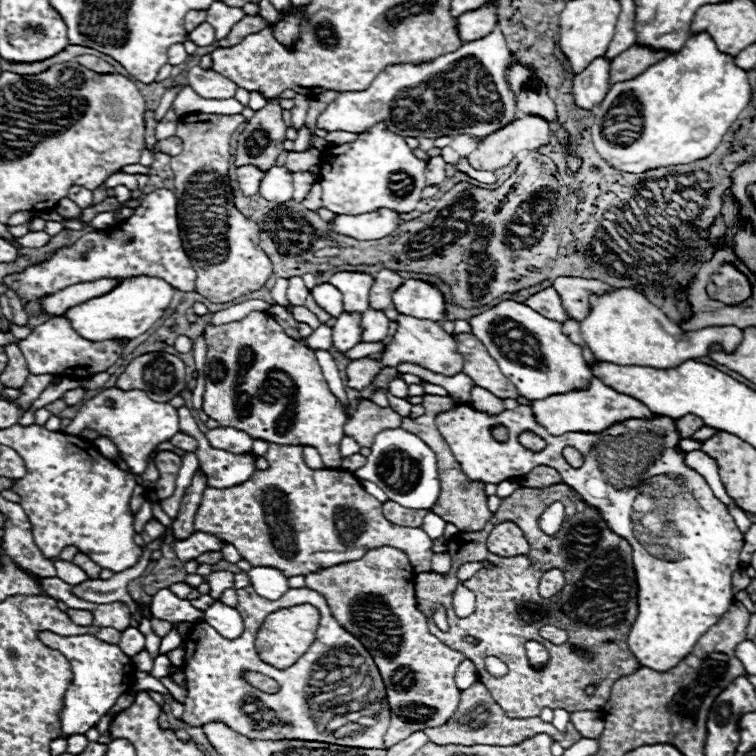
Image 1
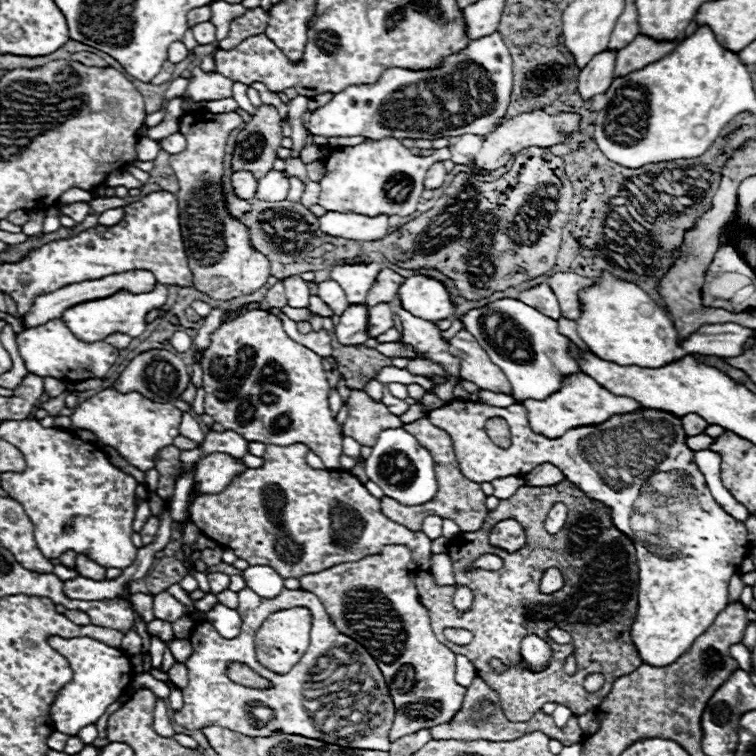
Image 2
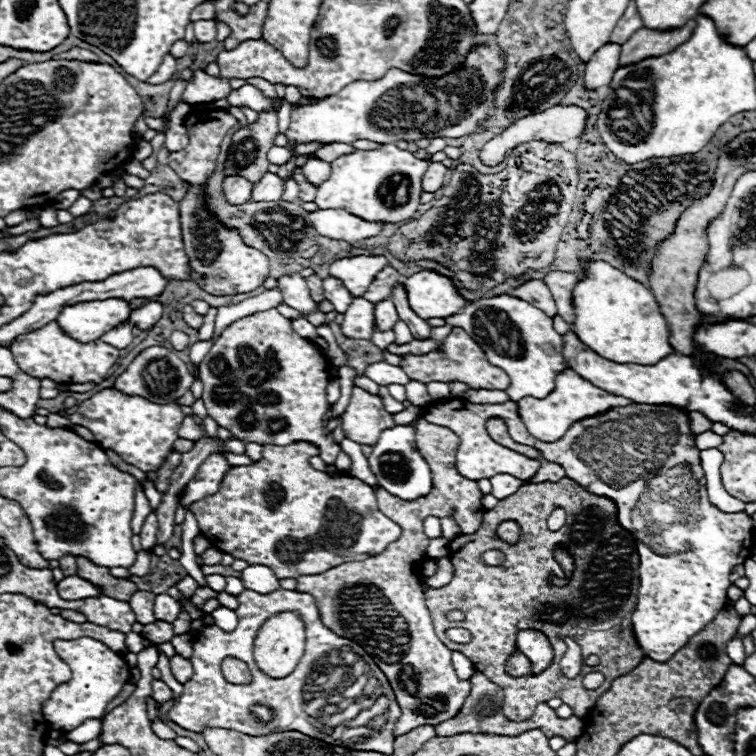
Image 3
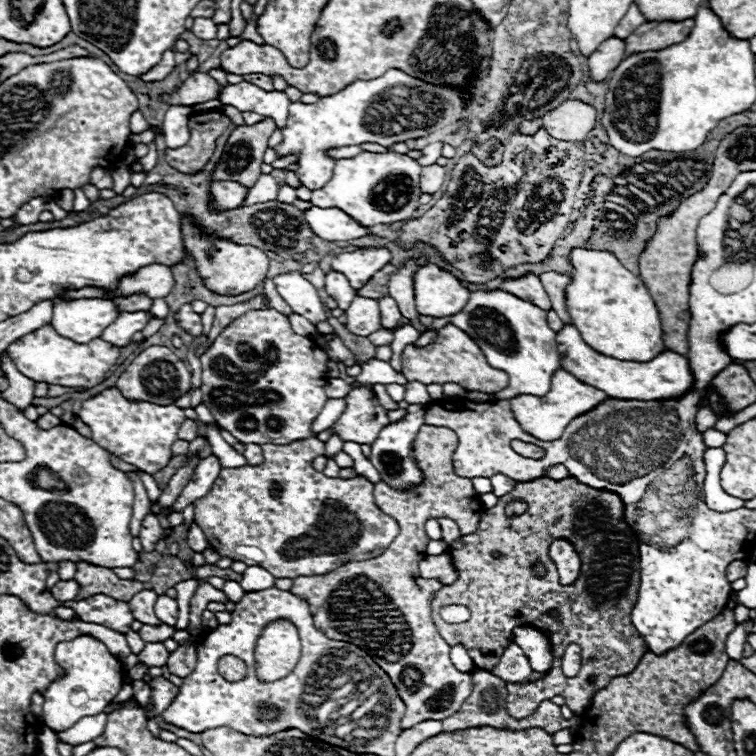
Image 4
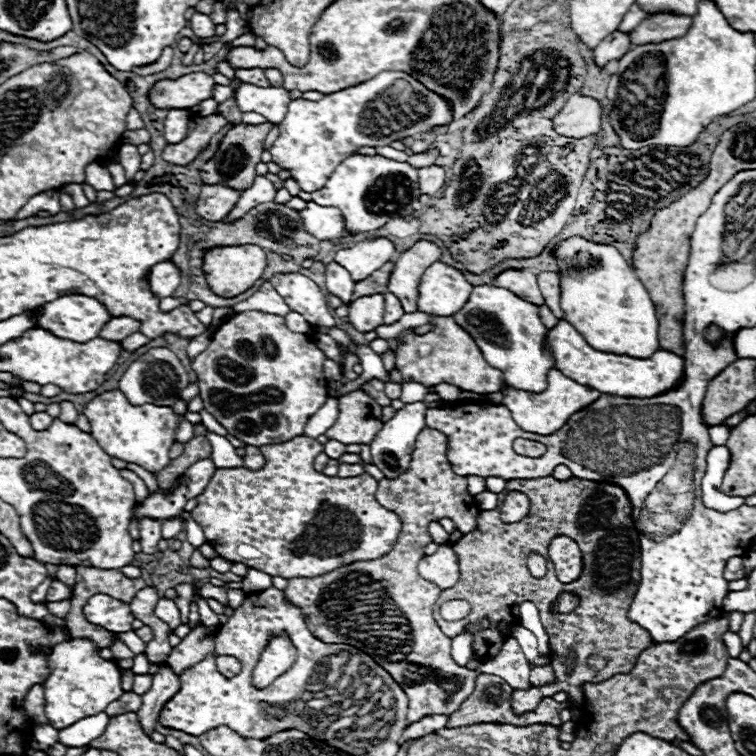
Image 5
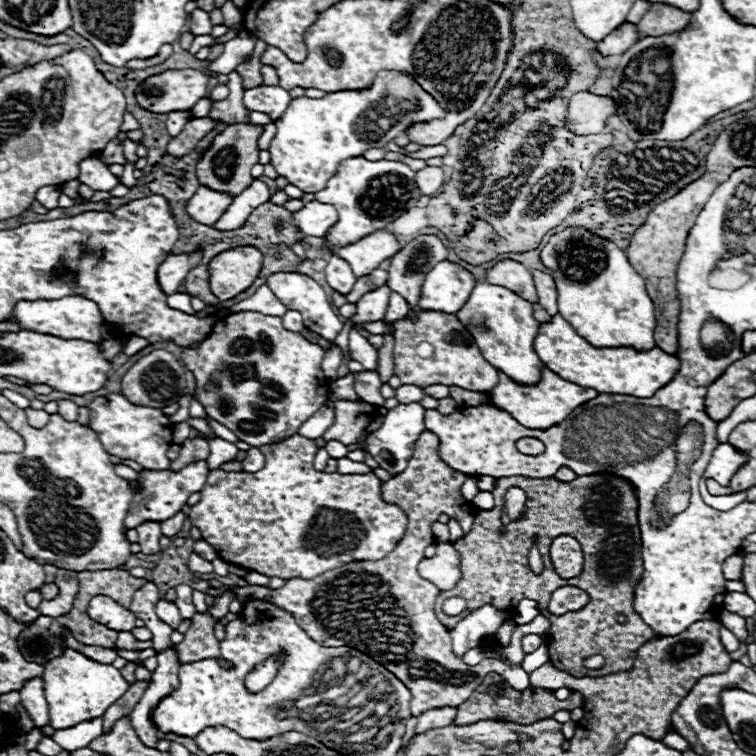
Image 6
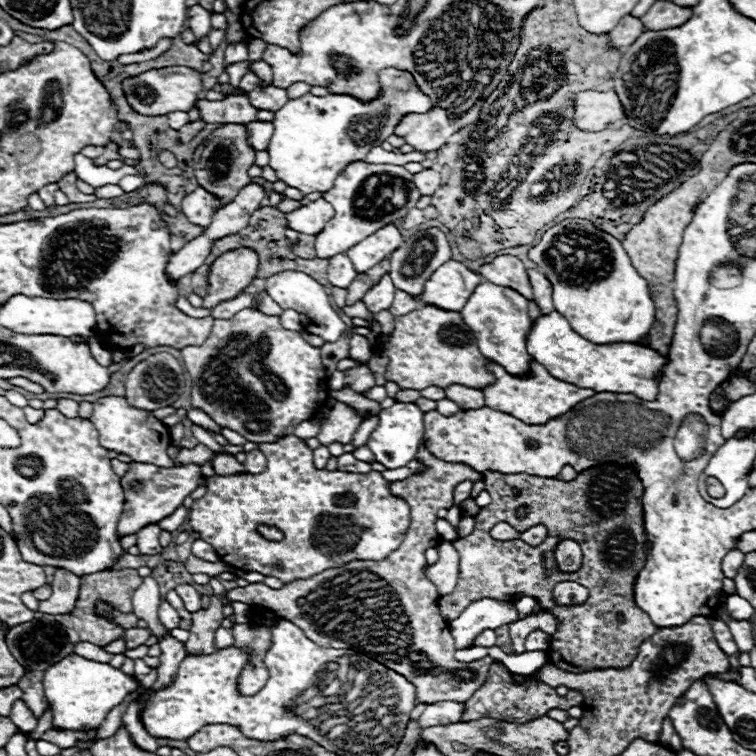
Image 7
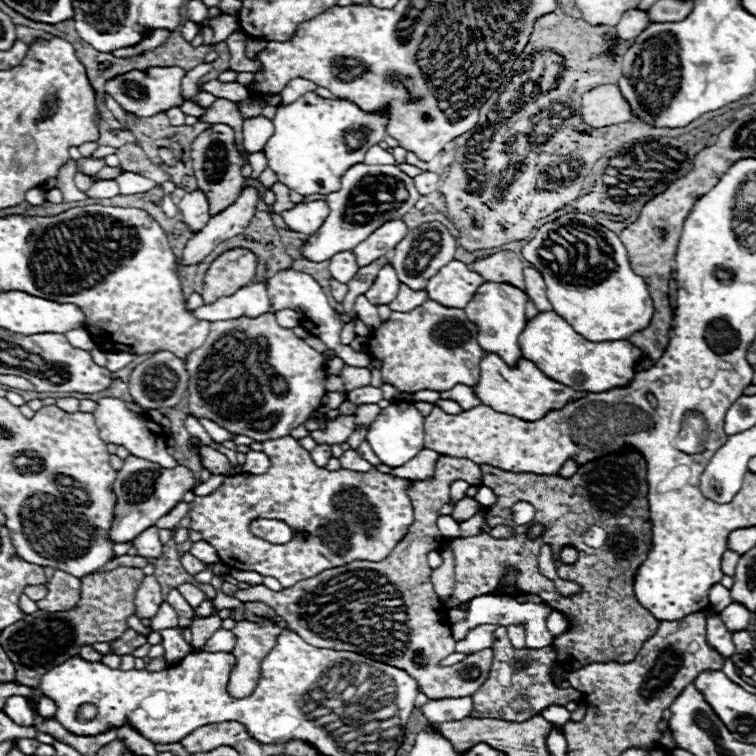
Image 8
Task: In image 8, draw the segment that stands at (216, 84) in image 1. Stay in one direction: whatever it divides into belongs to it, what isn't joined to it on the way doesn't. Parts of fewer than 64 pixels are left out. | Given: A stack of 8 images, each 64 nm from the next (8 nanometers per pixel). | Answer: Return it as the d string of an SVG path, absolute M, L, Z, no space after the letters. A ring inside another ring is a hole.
M172 66L172 68L148 68L144 72L134 70L134 76L130 82L106 82L106 92L110 96L116 94L118 104L126 110L132 112L136 116L156 116L160 112L166 112L170 108L180 108L186 100L182 98L182 78L184 78L186 70Z

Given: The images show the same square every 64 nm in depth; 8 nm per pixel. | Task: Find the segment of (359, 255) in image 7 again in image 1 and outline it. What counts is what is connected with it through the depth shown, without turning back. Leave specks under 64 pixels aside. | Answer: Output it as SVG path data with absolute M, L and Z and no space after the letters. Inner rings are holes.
M336 272L330 278L330 284L334 284L342 292L342 304L344 312L366 312L370 308L368 304L368 294L372 288L374 278L370 274L360 274L360 272Z

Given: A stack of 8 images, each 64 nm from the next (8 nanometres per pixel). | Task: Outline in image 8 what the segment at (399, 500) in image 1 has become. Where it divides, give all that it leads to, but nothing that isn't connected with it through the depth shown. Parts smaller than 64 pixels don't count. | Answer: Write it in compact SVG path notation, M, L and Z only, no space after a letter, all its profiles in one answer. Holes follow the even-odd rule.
M410 402L390 404L370 424L366 440L382 464L386 464L390 468L398 468L398 466L406 464L408 460L412 460L424 448L424 416Z

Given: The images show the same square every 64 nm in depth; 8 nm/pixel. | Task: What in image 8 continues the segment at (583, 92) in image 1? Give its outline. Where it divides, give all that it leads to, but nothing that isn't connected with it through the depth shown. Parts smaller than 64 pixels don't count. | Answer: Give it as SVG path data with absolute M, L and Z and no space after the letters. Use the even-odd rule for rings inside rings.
M628 10L624 12L620 24L616 26L616 34L620 40L634 40L644 28L648 28L648 14L646 12L636 12L636 10Z

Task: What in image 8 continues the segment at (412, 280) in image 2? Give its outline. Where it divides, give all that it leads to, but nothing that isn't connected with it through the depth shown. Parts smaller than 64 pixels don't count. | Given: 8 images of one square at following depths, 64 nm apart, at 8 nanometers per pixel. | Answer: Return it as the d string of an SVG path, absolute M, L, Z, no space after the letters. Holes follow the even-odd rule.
M452 260L428 280L428 298L446 308L464 308L484 278L472 272L464 262Z

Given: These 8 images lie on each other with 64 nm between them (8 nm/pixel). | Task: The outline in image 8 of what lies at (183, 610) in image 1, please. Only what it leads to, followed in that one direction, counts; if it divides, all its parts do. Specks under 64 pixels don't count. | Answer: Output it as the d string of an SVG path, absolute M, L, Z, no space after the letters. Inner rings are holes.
M164 602L160 606L160 610L156 612L156 616L152 618L150 628L156 630L156 632L160 632L164 628L178 628L178 614L176 614L176 610L168 602Z

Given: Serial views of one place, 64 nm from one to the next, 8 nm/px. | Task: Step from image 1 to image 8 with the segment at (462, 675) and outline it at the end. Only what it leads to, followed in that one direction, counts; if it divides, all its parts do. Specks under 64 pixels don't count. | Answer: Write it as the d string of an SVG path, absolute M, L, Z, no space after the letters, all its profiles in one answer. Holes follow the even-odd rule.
M478 596L468 604L464 620L458 620L452 624L452 636L456 642L464 640L470 630L482 626L482 624L498 624L498 626L510 626L510 624L526 624L526 648L541 648L549 645L547 634L546 616L552 612L552 608L546 608L546 604L518 604L514 598L508 596Z

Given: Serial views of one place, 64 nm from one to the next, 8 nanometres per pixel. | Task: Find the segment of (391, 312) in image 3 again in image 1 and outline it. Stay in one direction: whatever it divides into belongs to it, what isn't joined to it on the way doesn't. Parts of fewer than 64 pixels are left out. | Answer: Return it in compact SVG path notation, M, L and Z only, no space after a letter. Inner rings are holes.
M368 310L362 314L360 342L382 342L388 336L388 316L382 310Z

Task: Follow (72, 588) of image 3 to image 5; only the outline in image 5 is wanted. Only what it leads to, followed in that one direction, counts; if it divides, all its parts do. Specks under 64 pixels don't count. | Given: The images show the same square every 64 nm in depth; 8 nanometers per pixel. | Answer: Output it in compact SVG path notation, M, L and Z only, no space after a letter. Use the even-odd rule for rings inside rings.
M54 580L52 586L50 586L50 590L48 590L48 594L46 594L46 598L48 598L50 602L66 600L66 598L70 598L70 596L72 596L72 588L66 586L66 584L62 584L60 580Z

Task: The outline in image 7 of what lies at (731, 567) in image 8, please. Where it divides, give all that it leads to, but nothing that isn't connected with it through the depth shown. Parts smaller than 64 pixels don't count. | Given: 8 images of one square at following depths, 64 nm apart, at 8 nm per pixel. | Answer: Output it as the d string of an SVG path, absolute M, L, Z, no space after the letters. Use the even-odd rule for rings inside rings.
M740 550L728 552L728 556L724 556L724 560L722 560L722 572L724 572L724 576L734 580L736 574L738 574L738 568L742 566L742 562L744 562L744 554Z

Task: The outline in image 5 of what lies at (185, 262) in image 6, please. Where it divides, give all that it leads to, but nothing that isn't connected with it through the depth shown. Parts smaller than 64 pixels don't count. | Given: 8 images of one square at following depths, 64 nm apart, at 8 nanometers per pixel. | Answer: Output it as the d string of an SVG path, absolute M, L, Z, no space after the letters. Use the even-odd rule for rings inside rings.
M170 260L160 262L150 268L148 286L154 296L158 296L158 298L172 296L174 290L178 288L178 284L180 284L180 270Z

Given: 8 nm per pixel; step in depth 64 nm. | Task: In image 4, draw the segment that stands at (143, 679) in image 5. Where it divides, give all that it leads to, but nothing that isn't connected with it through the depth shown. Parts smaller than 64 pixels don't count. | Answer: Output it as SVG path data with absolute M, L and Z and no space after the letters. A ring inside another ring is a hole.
M142 680L132 682L132 686L134 686L134 696L138 698L138 702L146 709L151 701L151 688L148 688Z

